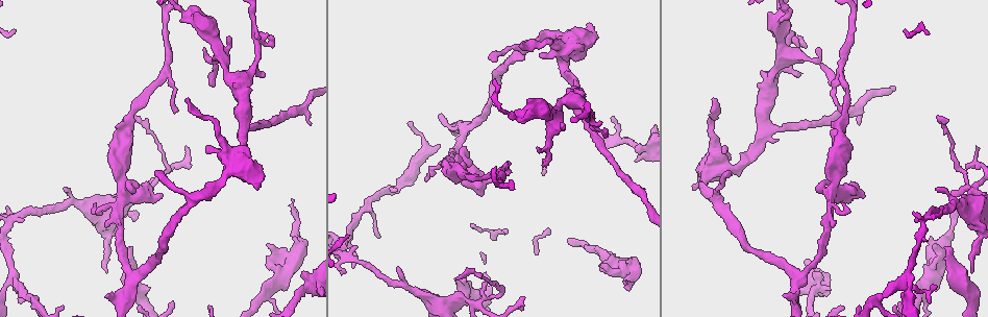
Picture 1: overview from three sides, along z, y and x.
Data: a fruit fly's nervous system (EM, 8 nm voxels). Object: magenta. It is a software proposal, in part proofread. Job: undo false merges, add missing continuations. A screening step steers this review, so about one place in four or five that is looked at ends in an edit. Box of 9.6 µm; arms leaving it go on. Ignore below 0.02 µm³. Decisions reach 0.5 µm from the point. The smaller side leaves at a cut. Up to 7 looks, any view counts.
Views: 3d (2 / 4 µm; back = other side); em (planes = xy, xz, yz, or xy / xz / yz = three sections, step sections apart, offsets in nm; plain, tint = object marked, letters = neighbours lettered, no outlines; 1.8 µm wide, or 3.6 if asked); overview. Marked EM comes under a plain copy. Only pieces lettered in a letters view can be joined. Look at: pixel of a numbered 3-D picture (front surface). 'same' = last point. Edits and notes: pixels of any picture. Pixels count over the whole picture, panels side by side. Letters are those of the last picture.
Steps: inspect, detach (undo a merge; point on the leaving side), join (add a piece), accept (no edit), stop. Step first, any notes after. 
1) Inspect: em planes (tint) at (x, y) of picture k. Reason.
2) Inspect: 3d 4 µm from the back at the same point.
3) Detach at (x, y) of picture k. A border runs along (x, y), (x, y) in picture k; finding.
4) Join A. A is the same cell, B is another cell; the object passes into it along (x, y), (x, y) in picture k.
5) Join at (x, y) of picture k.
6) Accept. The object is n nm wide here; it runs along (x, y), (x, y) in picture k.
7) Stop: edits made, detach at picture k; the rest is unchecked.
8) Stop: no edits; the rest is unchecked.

Inspect: 3d 2 µm at (946, 247) of picture 1.

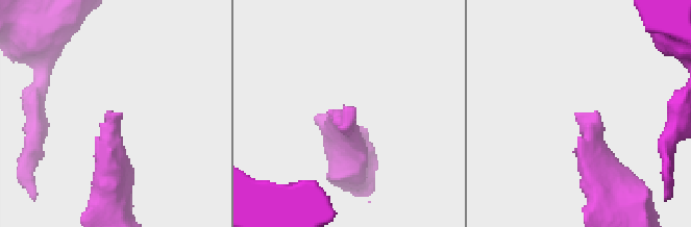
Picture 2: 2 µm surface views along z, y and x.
Inspect: em xy step 8 (tint) at (122, 116) of picture 2. Shape alone is not enough.

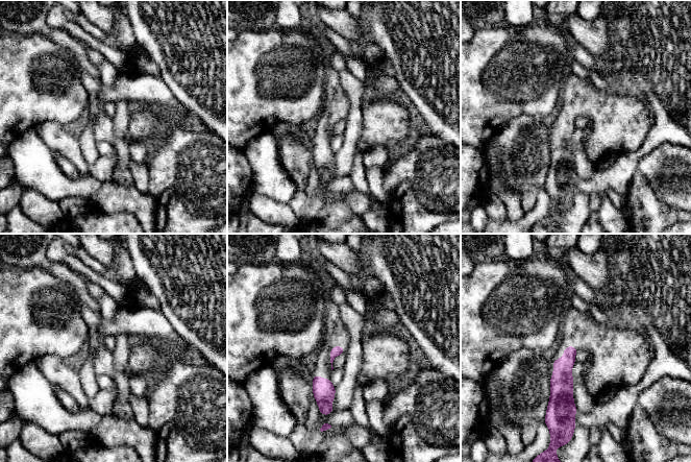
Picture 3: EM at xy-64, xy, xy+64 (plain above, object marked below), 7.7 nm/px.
Inspect: em planes (letters) at the same point. Cut it another way.

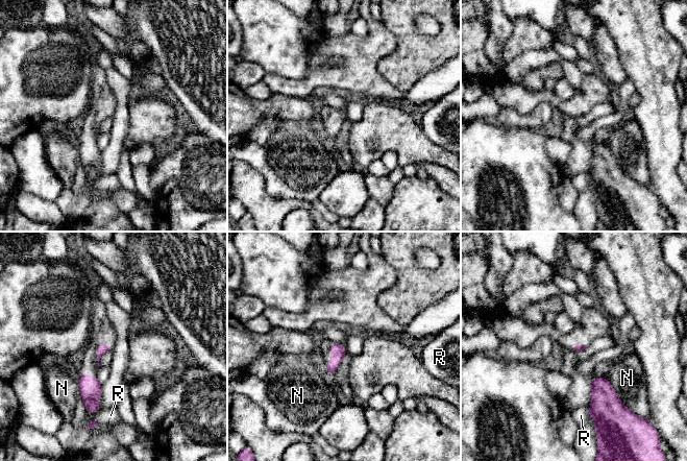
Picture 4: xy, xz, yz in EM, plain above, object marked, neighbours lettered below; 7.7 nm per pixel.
Accept. N and R are other cells; none of them fits.

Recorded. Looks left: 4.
Inspect: 3d 2 µm at (9, 222) of picture 1.

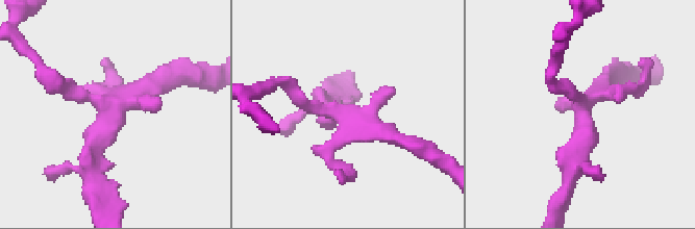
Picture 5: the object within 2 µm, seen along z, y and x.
Inspect: em xz step 4 (letters) at (584, 105) of picture 5.

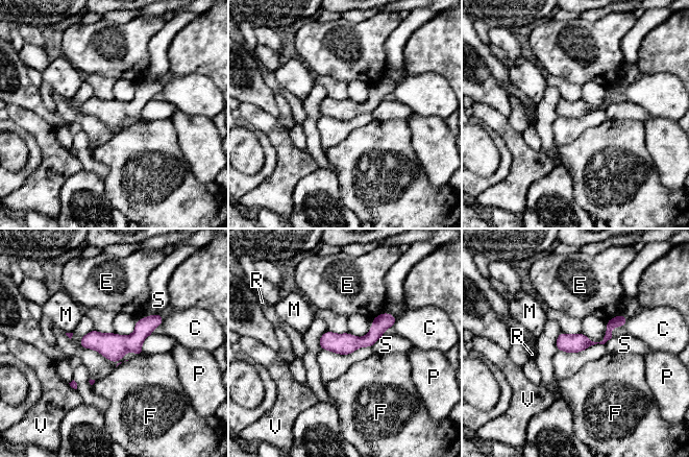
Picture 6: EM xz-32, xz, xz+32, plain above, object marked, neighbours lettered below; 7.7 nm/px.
Accept. The longest contact is with S, 200 nm; C, E, F, M, P, R, S and V are other cells; a border runs along (160, 313), (147, 315), (136, 320) in picture 6; all the same neuron.

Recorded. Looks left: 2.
Stop: no edits; the rest is unchecked.

